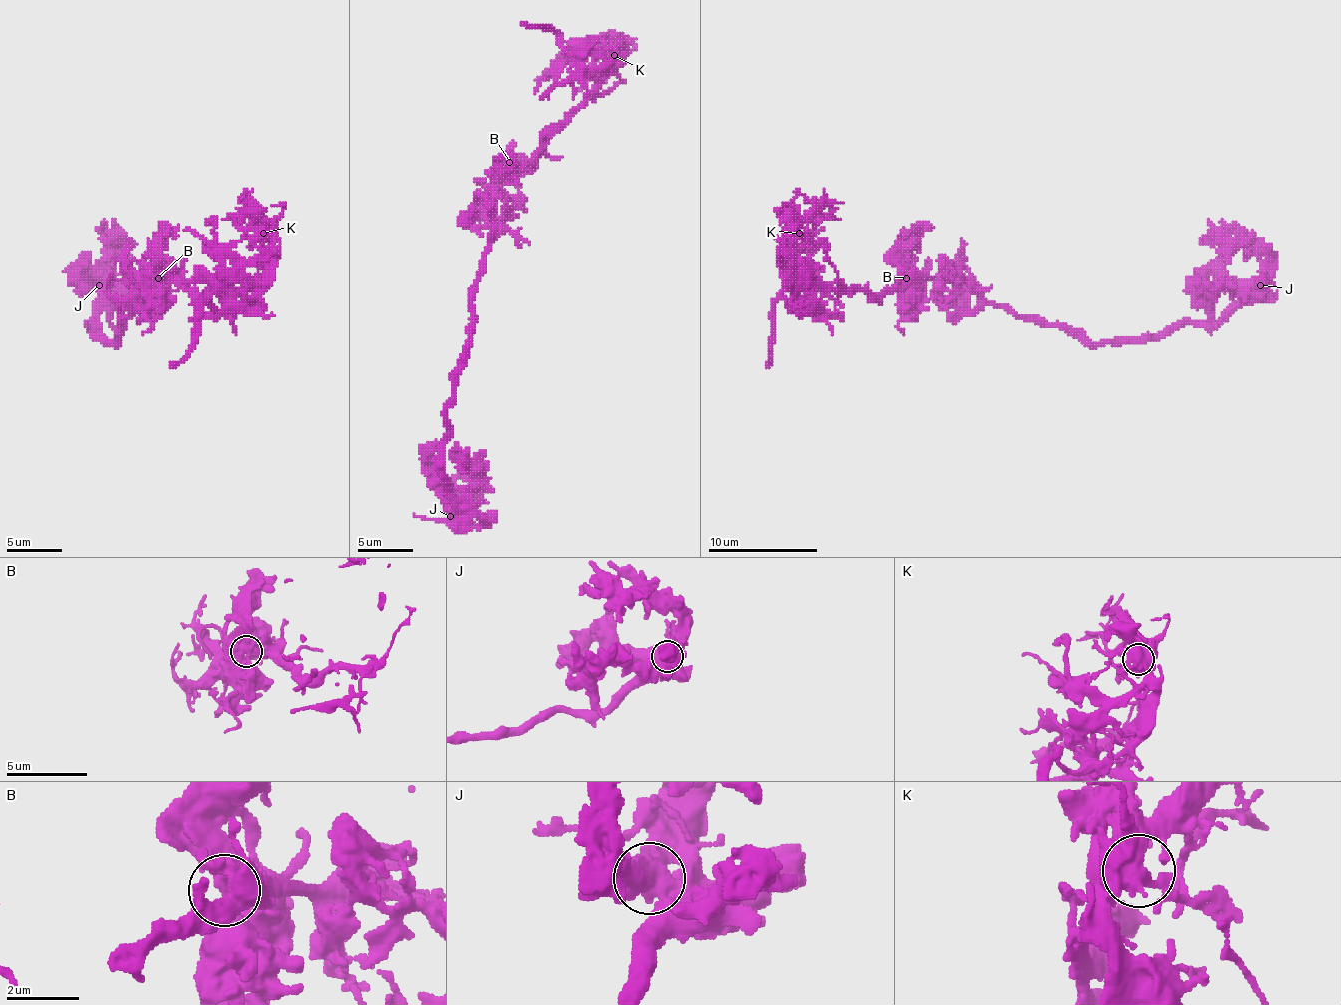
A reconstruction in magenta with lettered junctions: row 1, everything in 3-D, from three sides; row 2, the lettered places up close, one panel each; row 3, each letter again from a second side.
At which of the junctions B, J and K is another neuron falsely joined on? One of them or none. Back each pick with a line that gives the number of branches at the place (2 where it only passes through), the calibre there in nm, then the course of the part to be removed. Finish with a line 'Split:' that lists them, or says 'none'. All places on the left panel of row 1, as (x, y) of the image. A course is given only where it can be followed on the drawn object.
B: Branches: 2. Thickness 550 nm. Course of the part to remove: (159, 277), (151, 307), (151, 323), (142, 334)
Split: B

